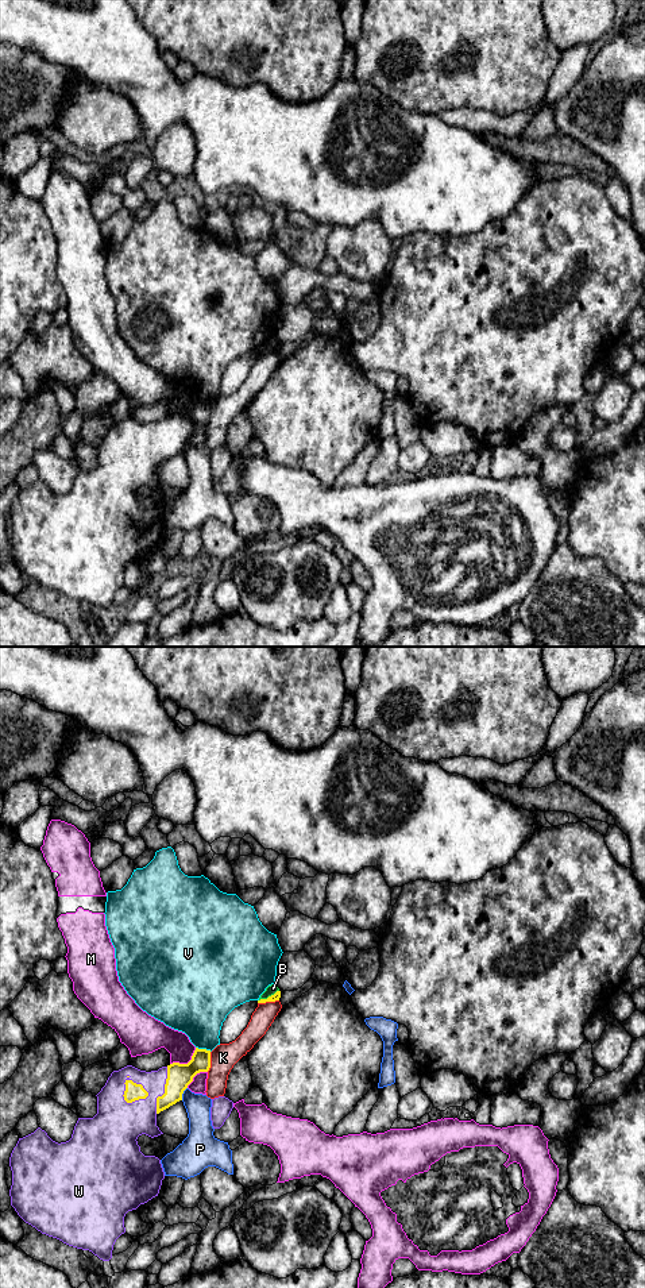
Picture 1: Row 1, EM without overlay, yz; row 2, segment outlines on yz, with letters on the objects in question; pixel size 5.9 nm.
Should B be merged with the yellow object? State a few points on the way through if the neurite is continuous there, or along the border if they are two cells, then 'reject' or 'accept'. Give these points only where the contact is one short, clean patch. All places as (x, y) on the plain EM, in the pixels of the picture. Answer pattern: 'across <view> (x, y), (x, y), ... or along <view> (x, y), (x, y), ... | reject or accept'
along yz (278, 342), (259, 353) | reject

